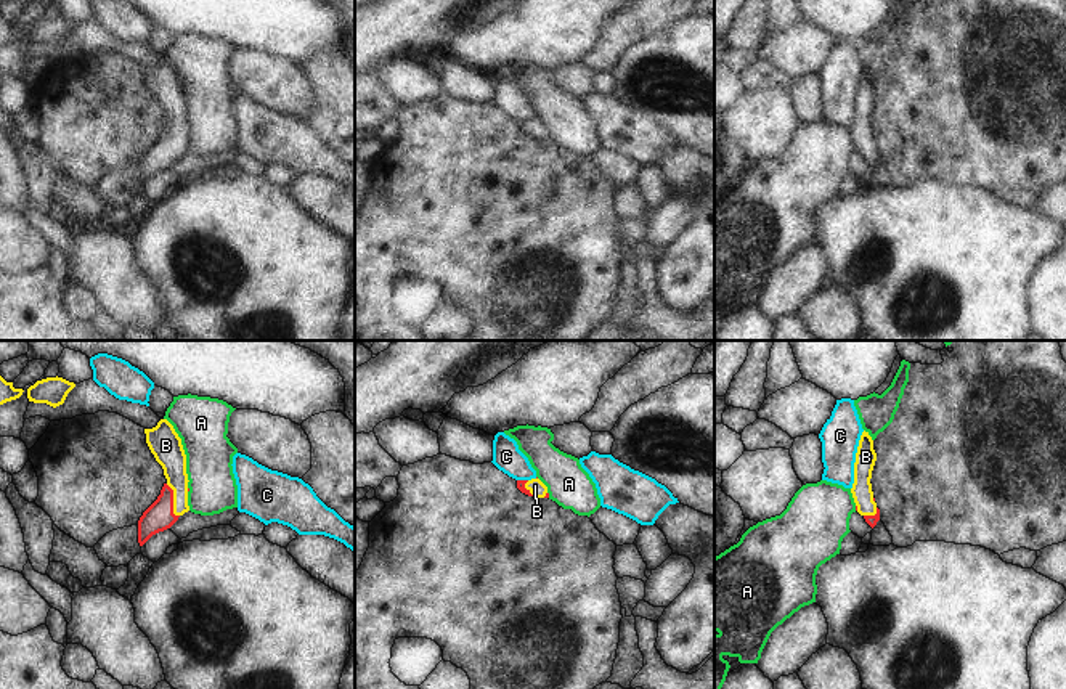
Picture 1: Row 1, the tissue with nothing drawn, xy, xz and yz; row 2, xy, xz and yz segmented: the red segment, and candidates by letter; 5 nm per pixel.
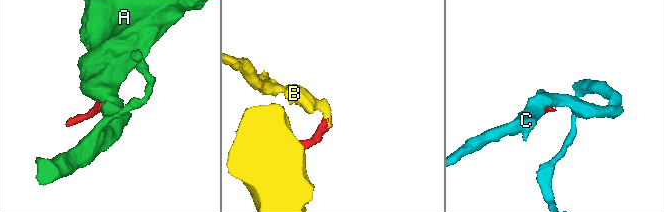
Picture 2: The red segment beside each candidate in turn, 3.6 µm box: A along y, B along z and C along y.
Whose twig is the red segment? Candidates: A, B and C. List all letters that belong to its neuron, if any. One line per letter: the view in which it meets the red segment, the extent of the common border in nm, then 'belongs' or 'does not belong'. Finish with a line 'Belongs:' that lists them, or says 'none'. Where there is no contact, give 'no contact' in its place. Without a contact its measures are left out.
A: contact in xz; length 30 nm; does not belong
B: contact in xy; length 180 nm; belongs
C: contact in xz; length 60 nm; does not belong
Belongs: B

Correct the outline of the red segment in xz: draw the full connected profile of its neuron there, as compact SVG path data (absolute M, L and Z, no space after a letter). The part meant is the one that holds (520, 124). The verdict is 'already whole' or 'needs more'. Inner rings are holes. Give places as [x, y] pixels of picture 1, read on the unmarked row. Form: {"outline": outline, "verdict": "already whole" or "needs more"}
{"outline": "M538 117L531 120L517 120L517 128L533 138L549 138L547 127Z", "verdict": "needs more"}

